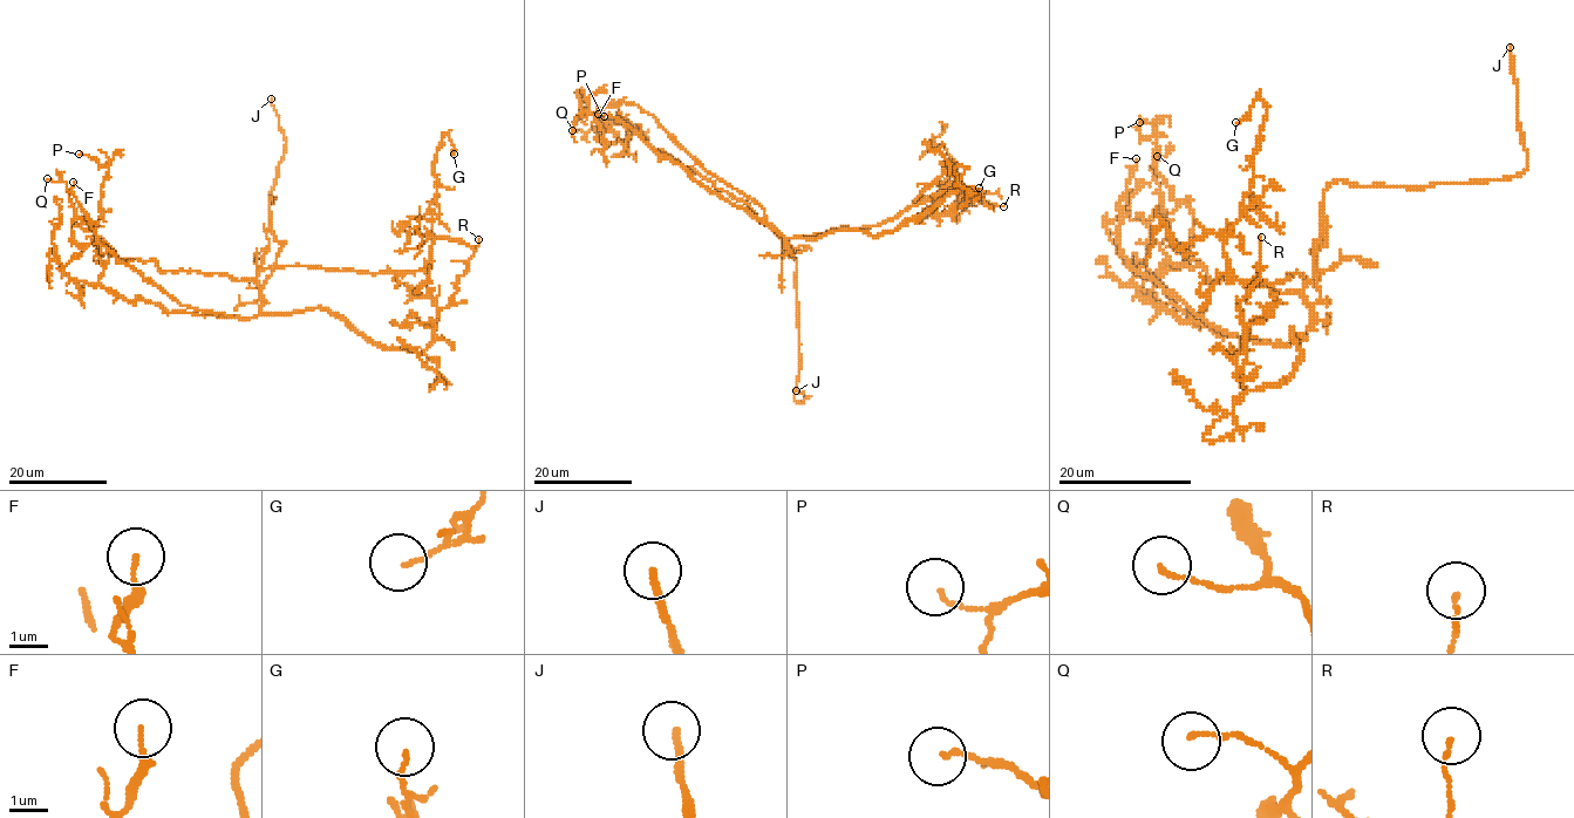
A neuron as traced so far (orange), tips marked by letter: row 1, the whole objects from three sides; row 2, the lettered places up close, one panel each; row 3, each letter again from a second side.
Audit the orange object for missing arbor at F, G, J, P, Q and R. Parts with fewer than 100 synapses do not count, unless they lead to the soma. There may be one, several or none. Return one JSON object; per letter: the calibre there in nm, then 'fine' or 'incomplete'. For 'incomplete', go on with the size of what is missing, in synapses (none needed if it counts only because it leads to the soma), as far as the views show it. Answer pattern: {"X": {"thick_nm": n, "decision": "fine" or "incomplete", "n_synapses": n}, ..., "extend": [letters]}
{"F": {"thick_nm": 110, "decision": "fine"}, "G": {"thick_nm": 110, "decision": "fine"}, "J": {"thick_nm": 180, "decision": "incomplete"}, "P": {"thick_nm": 110, "decision": "fine"}, "Q": {"thick_nm": 110, "decision": "fine"}, "R": {"thick_nm": 100, "decision": "fine"}, "extend": ["J"]}

